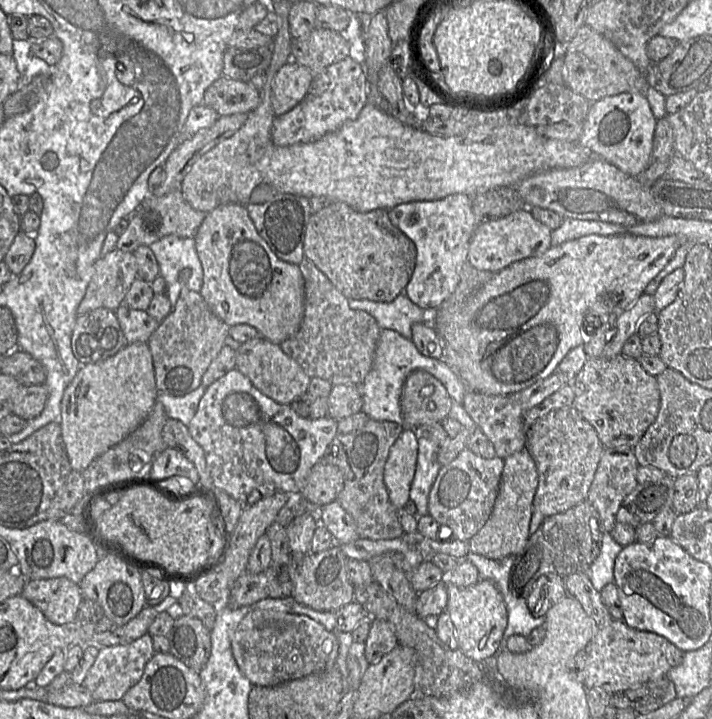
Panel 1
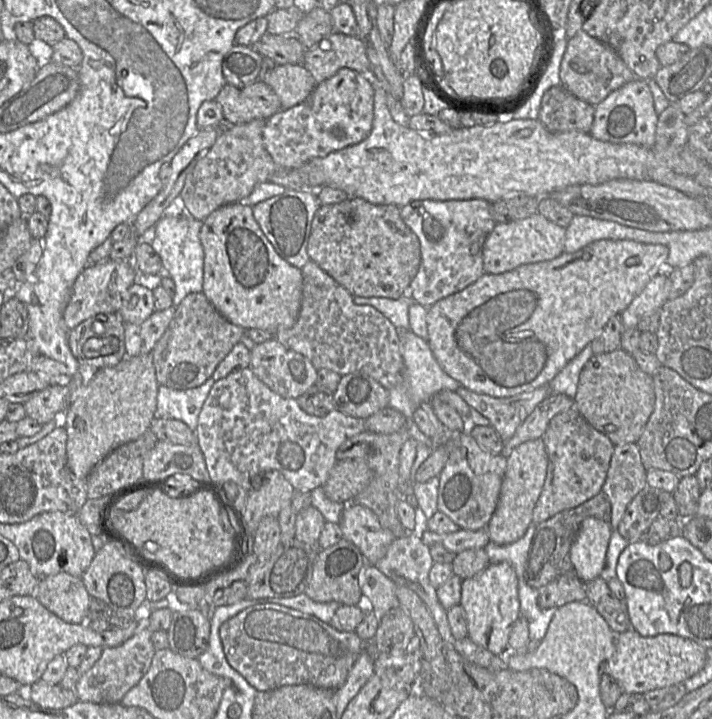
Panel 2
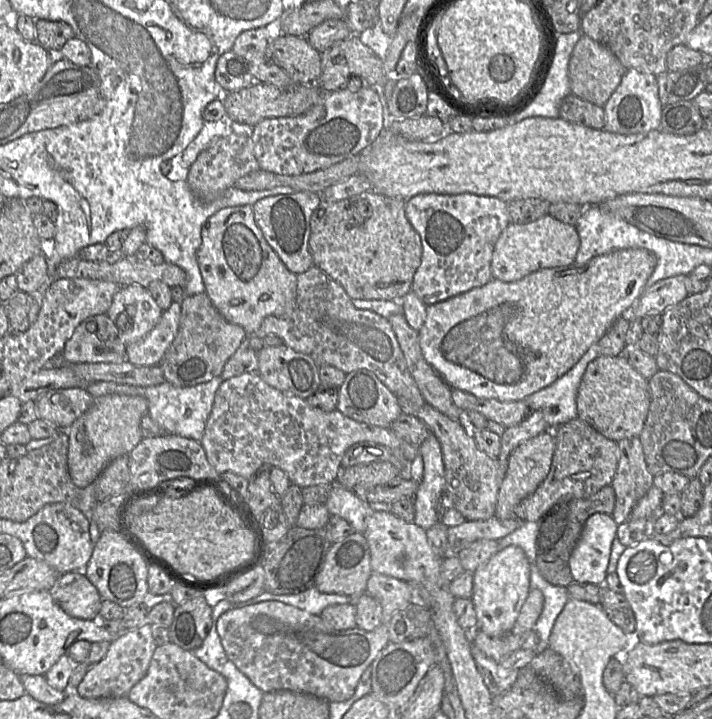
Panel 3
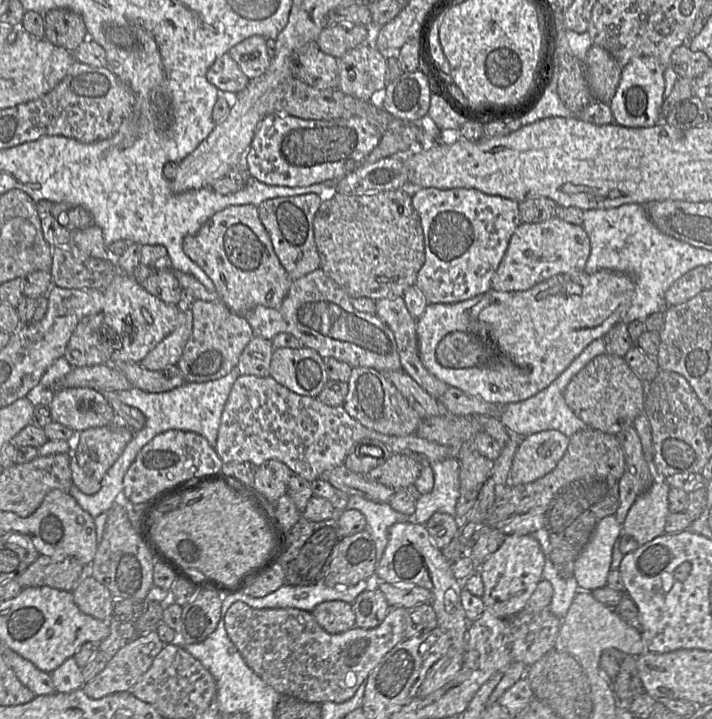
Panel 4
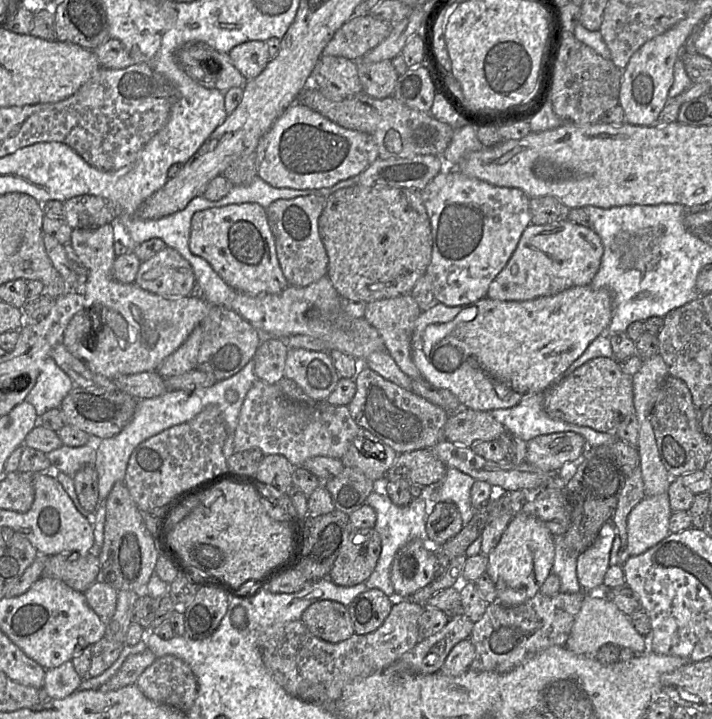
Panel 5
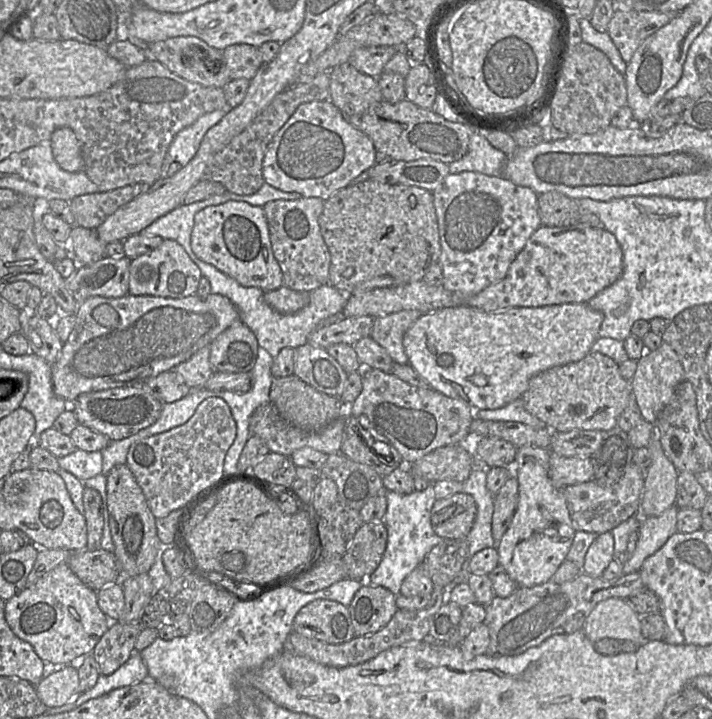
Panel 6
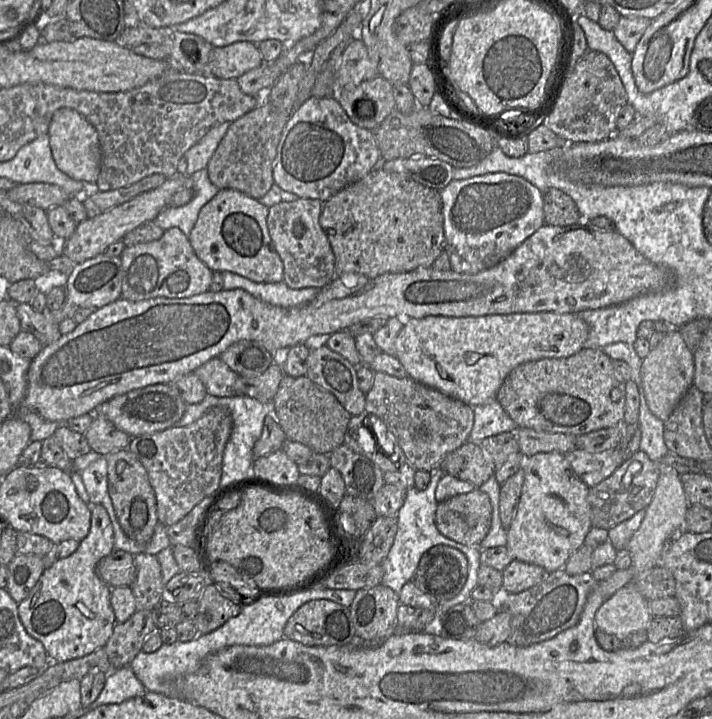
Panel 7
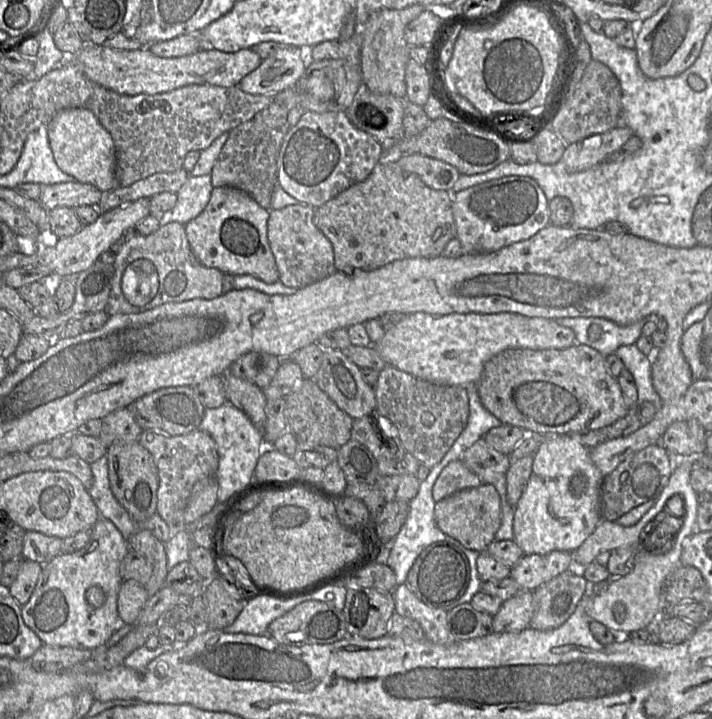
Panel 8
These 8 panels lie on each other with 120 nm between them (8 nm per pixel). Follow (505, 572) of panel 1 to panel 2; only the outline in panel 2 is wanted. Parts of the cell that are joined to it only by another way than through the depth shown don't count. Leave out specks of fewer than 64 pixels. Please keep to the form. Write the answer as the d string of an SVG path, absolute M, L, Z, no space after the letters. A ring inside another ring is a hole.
M531 522L525 534L511 544L498 545L490 541L484 547L490 563L508 562L515 569L517 578L524 578L524 572L526 572L526 556L535 533L535 528L534 523Z

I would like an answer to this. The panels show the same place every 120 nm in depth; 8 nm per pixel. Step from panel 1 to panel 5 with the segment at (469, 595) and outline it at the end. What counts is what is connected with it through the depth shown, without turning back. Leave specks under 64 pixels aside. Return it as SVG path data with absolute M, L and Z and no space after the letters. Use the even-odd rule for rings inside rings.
M524 512L510 520L497 546L488 555L486 572L497 593L497 602L506 606L522 604L535 596L552 572L555 557L554 535L540 519Z

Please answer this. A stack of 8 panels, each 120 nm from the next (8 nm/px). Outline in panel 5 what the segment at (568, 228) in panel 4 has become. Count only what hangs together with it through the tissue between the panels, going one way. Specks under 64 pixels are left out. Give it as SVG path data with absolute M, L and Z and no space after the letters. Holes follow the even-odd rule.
M569 220L545 225L530 224L506 266L490 283L487 296L501 301L527 301L558 294L575 286L590 285L599 270L604 247L590 227Z

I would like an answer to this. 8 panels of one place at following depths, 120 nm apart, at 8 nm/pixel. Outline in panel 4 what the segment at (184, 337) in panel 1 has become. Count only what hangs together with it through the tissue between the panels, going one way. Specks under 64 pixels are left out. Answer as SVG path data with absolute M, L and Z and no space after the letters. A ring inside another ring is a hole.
M194 299L191 311L192 332L176 365L186 383L217 380L237 366L242 351L254 336L253 330L244 315L234 313L221 300Z

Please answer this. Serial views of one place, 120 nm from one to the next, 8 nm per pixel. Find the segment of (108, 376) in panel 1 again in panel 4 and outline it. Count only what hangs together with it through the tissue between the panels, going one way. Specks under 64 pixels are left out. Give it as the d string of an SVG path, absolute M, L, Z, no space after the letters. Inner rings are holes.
M120 425L89 428L75 433L74 446L68 452L73 485L86 495L98 492L102 478L131 441L133 433L128 427Z

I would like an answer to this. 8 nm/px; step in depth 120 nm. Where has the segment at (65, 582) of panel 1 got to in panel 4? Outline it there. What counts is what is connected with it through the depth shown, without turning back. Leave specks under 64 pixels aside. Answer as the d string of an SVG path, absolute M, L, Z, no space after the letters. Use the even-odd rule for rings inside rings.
M92 576L84 578L72 594L83 613L99 620L109 620L113 616L115 601L110 591Z

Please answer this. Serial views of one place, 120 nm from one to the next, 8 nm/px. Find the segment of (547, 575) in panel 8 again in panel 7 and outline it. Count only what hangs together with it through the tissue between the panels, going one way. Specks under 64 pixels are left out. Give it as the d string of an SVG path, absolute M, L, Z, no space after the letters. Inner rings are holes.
M513 560L502 571L502 591L517 594L538 584L548 574L541 566Z

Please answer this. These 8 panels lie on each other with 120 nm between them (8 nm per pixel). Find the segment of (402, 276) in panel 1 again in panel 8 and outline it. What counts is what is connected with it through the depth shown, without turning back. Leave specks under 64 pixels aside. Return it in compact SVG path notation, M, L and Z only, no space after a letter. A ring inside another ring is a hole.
M385 157L376 164L366 179L351 185L317 207L313 222L330 241L335 269L339 272L372 270L405 258L437 257L442 255L448 242L456 237L451 191L427 186L418 175L401 168L393 157Z

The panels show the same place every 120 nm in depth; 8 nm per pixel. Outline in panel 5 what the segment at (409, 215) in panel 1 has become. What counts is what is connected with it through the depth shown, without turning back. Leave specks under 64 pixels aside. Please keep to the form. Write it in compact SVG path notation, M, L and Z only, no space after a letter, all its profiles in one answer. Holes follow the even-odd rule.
M454 169L442 170L421 190L421 197L432 236L432 256L425 275L431 282L435 301L459 306L485 298L490 283L506 266L523 231L531 224L530 198L520 189L494 186Z

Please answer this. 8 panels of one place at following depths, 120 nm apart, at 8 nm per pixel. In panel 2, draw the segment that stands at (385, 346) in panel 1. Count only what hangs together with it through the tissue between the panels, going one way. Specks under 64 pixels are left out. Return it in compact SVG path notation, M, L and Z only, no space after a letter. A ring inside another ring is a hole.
M400 330L399 340L404 362L401 381L389 390L389 407L401 412L412 421L415 410L423 403L430 403L441 391L456 392L461 386L449 377L435 359L426 339L420 338L410 330Z

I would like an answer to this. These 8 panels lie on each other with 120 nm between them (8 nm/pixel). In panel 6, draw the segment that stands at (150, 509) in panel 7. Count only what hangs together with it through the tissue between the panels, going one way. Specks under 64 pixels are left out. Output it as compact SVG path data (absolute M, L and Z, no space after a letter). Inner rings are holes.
M114 466L107 475L107 500L111 537L114 543L114 555L118 569L118 581L113 584L123 584L130 577L148 573L155 562L157 552L162 543L157 535L156 518L152 514L142 489L128 466Z

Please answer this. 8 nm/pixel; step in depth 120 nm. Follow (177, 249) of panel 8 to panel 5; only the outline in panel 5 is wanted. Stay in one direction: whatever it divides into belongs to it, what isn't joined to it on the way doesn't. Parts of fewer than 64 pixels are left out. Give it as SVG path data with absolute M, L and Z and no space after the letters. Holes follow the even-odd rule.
M166 246L141 262L134 283L162 297L190 295L196 283L191 264L175 249Z

